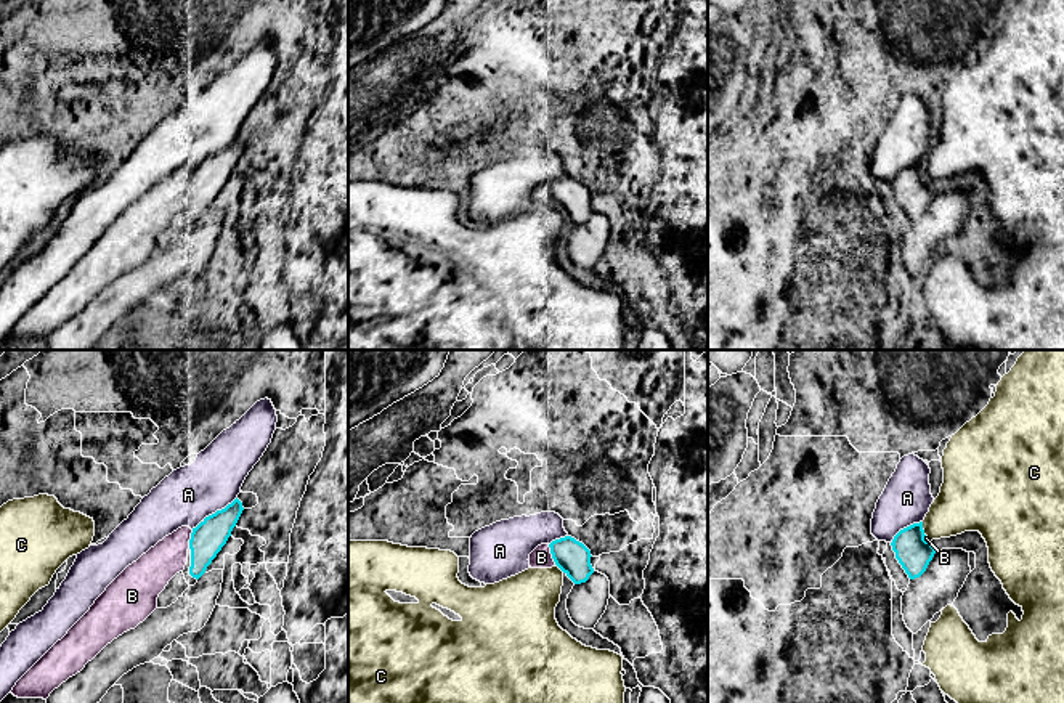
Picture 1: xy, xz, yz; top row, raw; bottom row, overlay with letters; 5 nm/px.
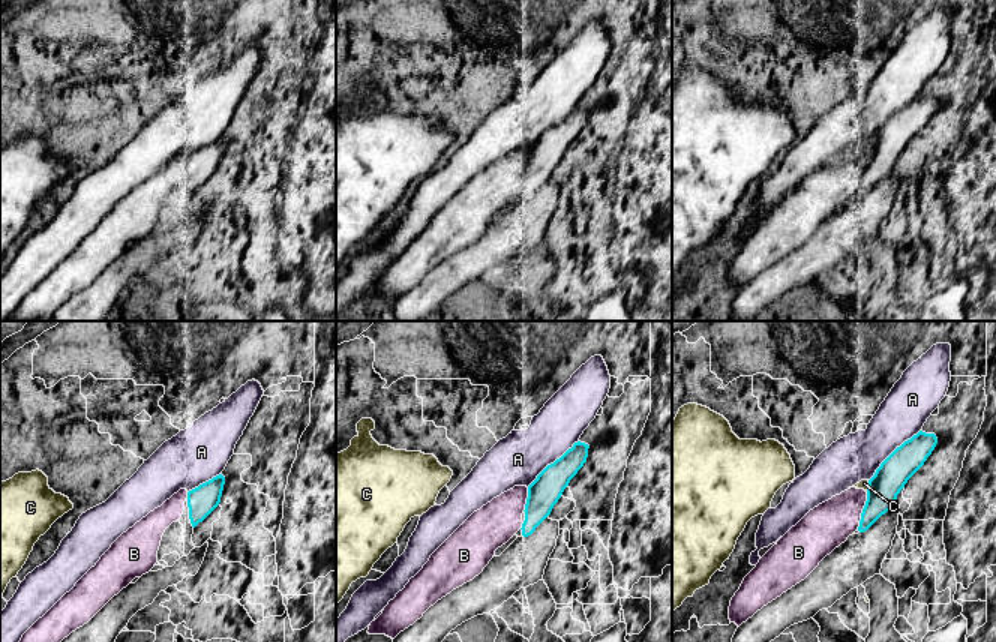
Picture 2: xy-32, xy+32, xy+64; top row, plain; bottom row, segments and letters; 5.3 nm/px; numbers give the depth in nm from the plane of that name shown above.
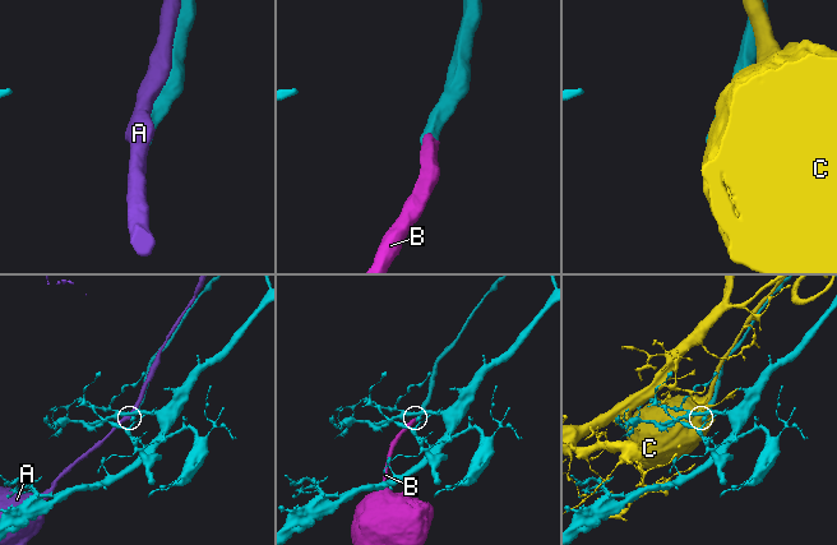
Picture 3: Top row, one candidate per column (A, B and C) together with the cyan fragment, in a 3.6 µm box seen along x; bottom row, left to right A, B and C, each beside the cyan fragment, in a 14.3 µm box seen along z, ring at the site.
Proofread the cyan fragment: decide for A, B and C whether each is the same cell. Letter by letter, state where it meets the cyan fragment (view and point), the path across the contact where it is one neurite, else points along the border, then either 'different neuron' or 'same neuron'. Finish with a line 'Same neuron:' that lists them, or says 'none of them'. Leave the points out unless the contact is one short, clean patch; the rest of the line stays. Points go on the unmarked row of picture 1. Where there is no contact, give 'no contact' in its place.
A: meets cyan in xy at (215, 153); different neuron
B: meets cyan in xz at (552, 196); same neuron
C: meets cyan in yz at (921, 169); different neuron
Same neuron: B

